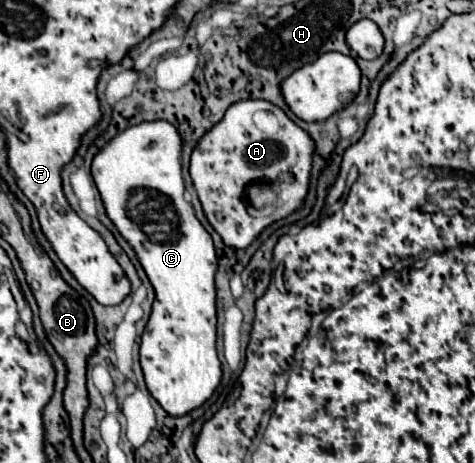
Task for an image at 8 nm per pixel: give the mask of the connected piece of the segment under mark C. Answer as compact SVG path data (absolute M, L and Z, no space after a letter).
M155 120L155 122L141 122L137 126L131 126L123 132L119 132L95 158L93 158L93 166L91 166L91 174L93 180L101 192L107 216L113 220L113 224L119 228L119 232L123 234L123 238L135 248L139 262L143 264L153 288L155 288L155 302L153 302L153 312L151 318L145 326L145 332L141 336L141 368L145 374L145 382L147 382L147 390L151 392L151 396L163 406L163 410L171 416L183 416L195 408L199 408L207 398L211 398L211 394L215 392L215 388L221 382L221 362L217 358L217 350L215 350L215 338L217 338L217 316L215 316L215 272L217 272L217 254L215 254L215 246L213 246L213 238L211 234L203 228L203 224L197 220L193 206L185 200L185 184L183 184L183 176L181 176L181 150L183 150L183 140L177 132L177 128L167 122L167 120Z

